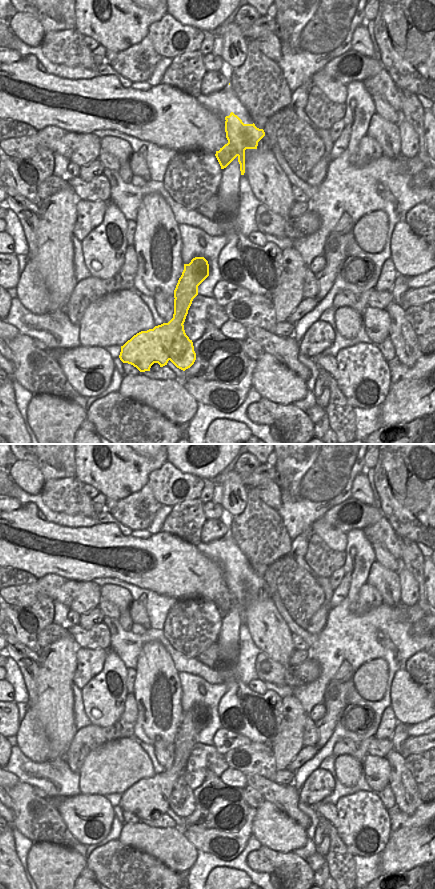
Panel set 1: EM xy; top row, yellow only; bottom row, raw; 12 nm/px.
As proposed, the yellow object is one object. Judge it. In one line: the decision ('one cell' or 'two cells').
two cells

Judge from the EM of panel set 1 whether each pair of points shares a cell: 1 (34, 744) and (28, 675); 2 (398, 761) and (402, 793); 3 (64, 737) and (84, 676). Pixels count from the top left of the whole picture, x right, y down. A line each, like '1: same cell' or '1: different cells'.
1: same cell
2: same cell
3: different cells

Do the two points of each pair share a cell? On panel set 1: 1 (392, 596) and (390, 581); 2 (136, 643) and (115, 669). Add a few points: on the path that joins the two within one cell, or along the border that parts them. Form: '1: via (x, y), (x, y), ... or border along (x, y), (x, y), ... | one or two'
1: via (392, 592), (390, 585) | one
2: border along (110, 647), (127, 668) | two

